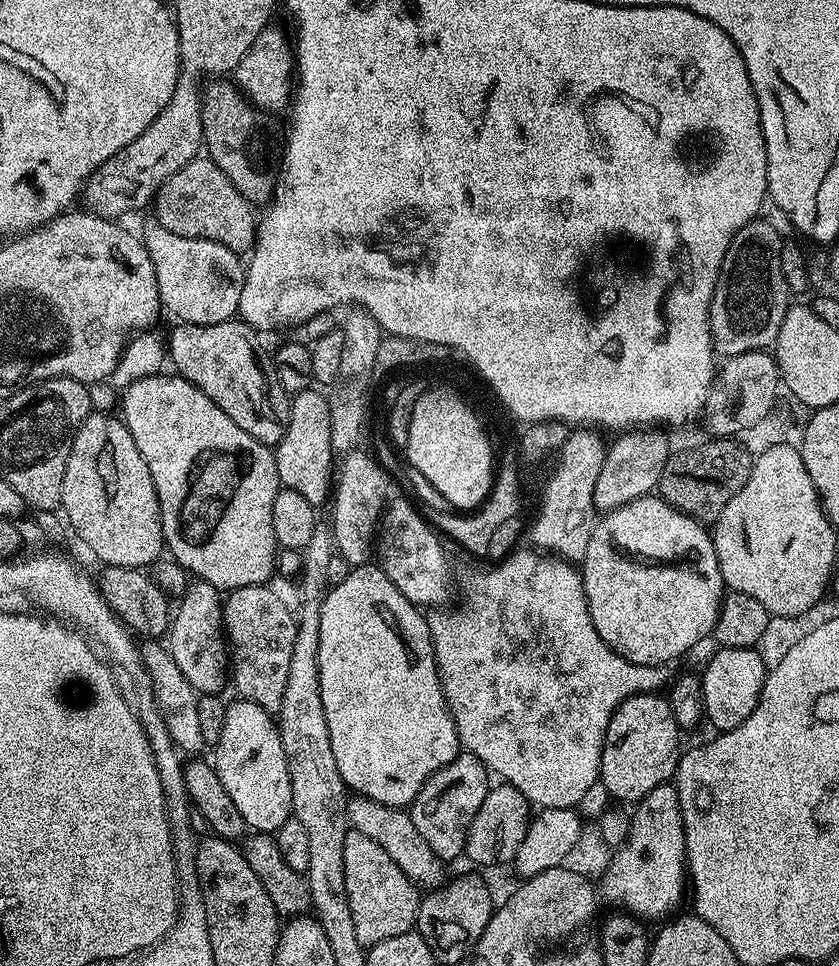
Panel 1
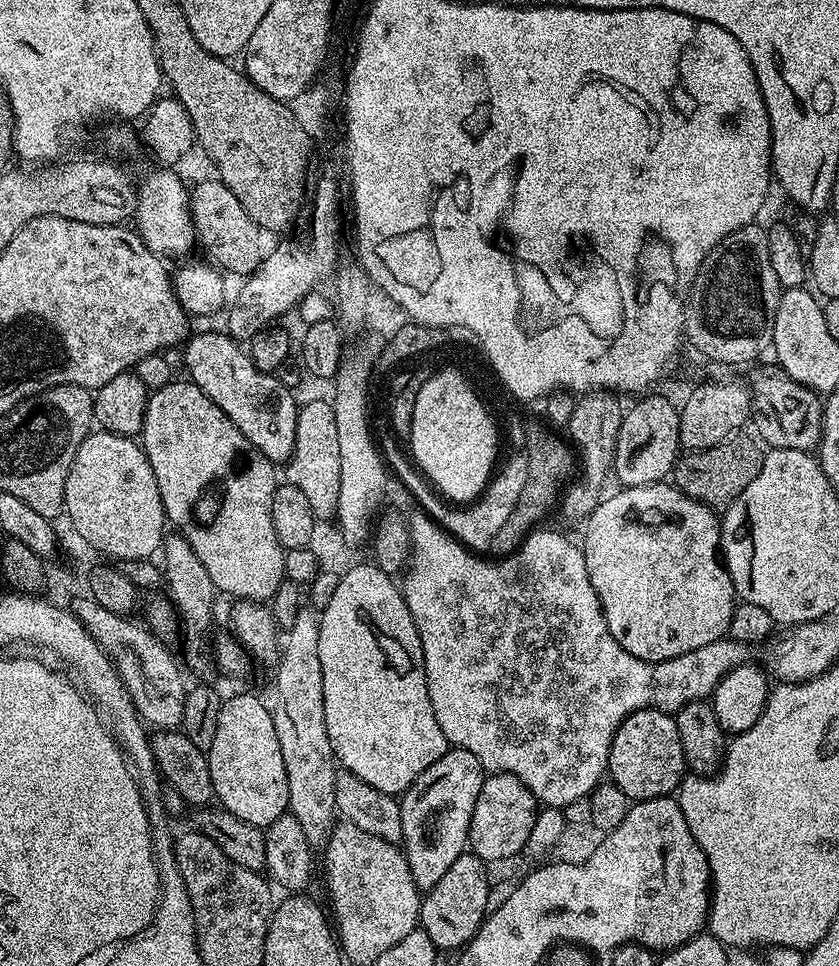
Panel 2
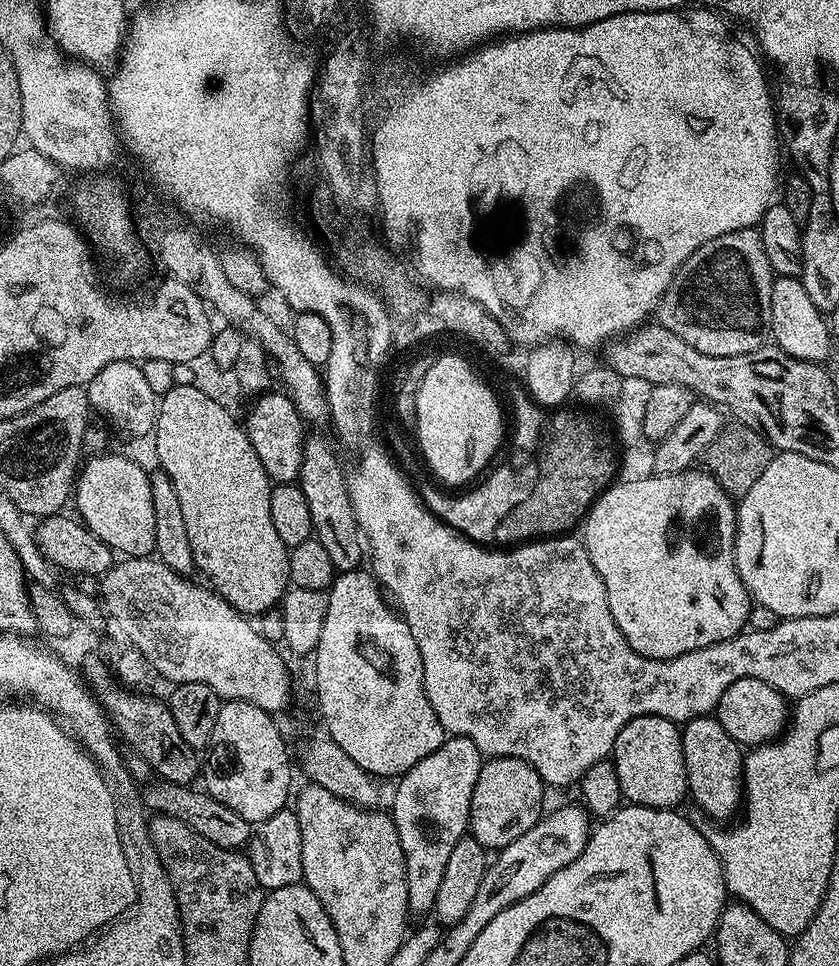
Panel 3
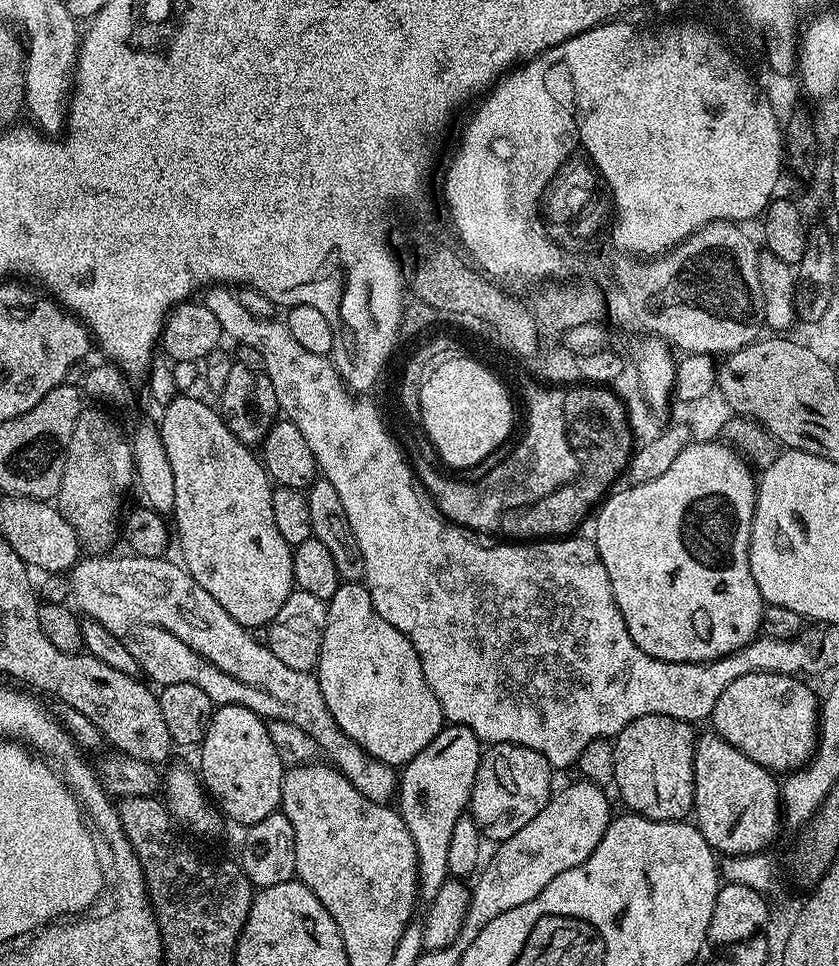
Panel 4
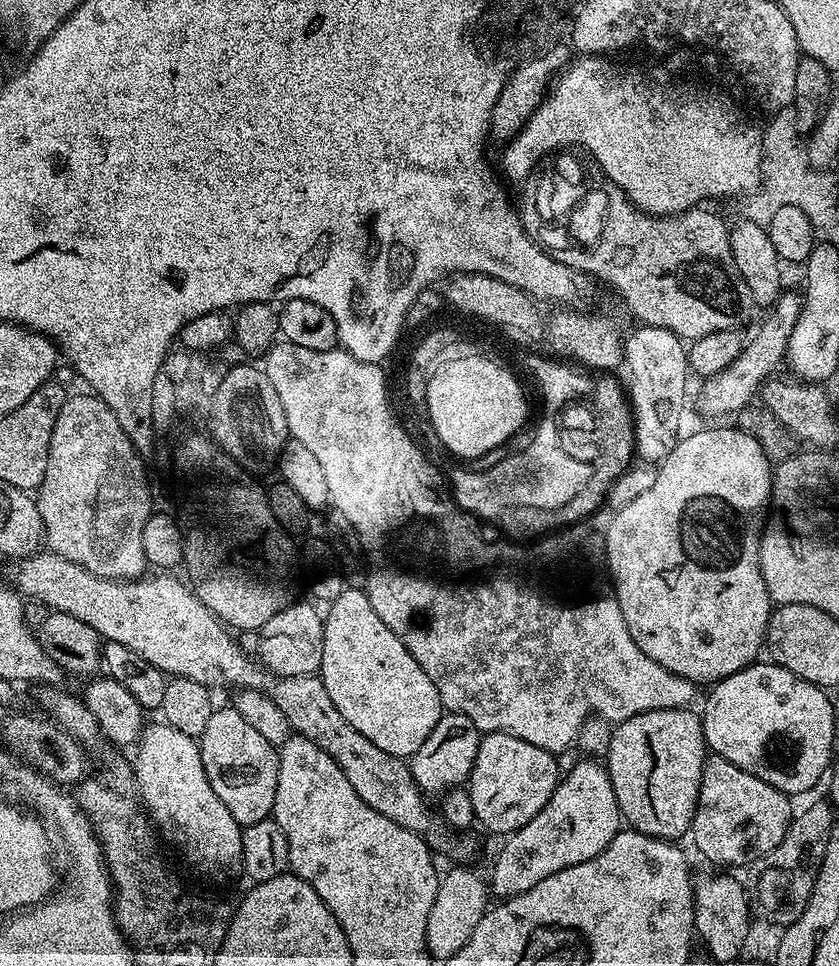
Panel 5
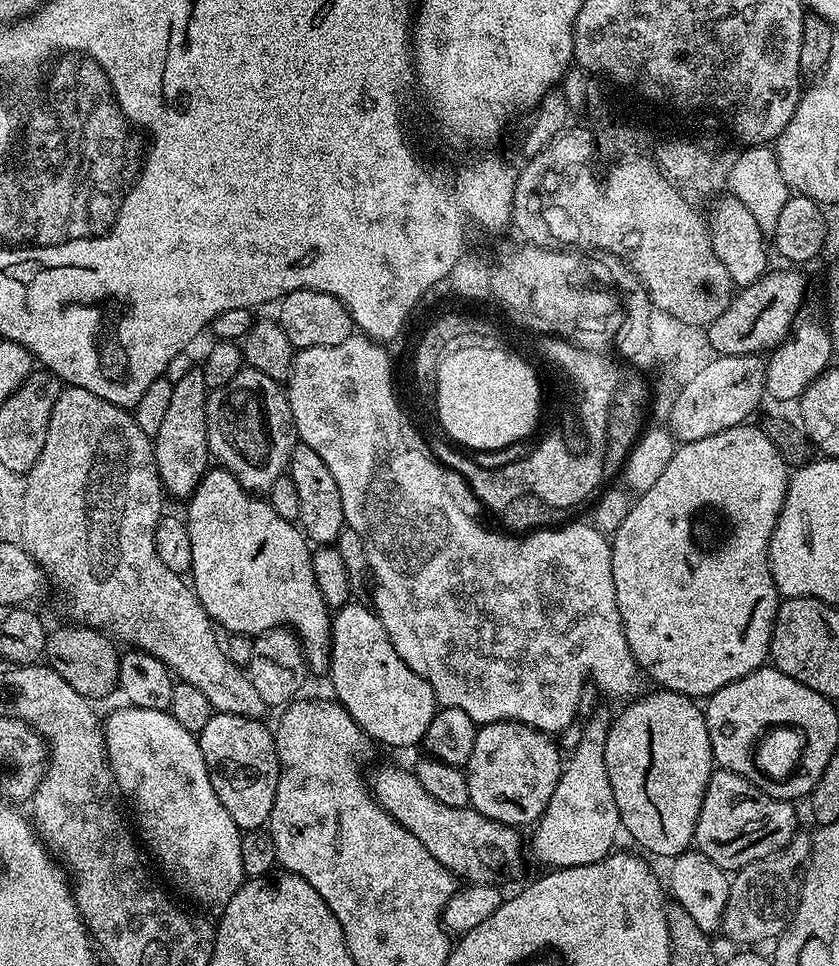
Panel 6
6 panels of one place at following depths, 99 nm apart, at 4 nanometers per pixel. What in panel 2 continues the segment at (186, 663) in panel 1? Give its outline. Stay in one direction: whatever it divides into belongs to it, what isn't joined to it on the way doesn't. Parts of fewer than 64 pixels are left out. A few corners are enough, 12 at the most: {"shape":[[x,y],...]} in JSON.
{"shape":[[182,534],[165,535],[162,571],[196,678],[214,672],[218,589]]}

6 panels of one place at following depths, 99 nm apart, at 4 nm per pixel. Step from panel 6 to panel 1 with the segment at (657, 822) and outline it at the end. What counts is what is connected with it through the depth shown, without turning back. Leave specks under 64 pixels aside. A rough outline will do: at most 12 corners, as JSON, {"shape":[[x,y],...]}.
{"shape":[[654,692],[614,710],[599,783],[639,802],[669,783],[682,729]]}

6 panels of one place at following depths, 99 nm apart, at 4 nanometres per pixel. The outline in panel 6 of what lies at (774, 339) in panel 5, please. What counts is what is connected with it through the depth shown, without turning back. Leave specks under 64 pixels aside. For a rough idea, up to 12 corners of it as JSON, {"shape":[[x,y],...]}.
{"shape":[[765,357],[701,363],[666,424],[689,444],[745,423],[765,399]]}

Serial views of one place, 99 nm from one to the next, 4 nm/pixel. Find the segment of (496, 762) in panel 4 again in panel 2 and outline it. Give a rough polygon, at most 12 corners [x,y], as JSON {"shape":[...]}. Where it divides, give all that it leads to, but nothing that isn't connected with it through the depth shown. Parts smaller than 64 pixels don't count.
{"shape":[[514,774],[485,775],[468,848],[485,862],[525,851],[536,795]]}

